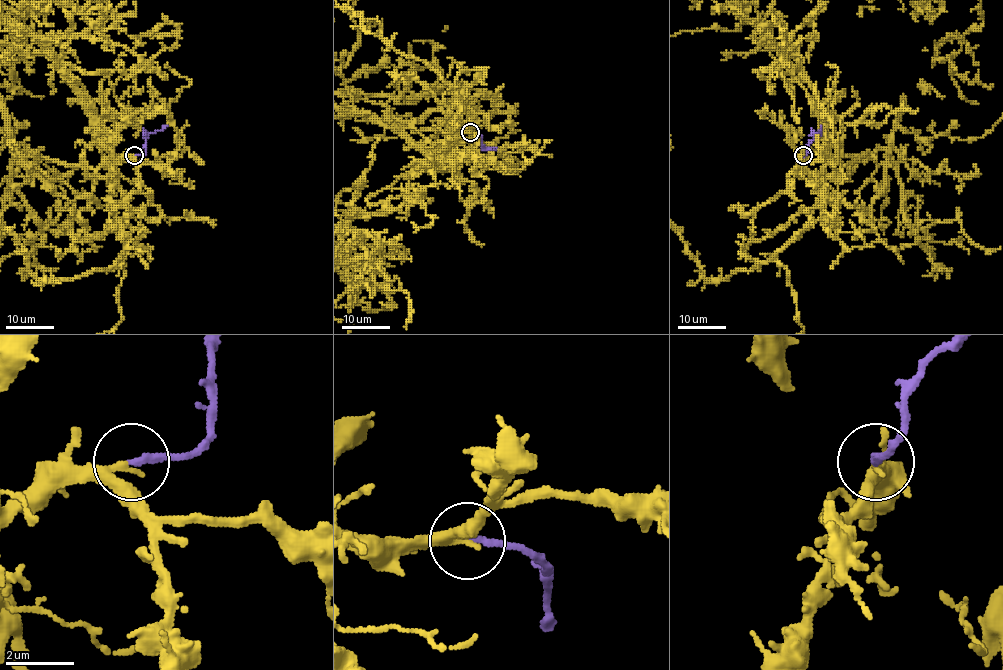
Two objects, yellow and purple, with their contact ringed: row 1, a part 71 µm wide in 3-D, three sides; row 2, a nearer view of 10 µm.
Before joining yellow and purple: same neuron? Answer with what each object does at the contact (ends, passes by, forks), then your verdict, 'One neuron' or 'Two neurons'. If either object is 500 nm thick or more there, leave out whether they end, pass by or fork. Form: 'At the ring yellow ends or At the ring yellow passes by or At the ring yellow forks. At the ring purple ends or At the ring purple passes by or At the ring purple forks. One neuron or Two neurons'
At the ring yellow passes by. At the ring purple ends. One neuron

